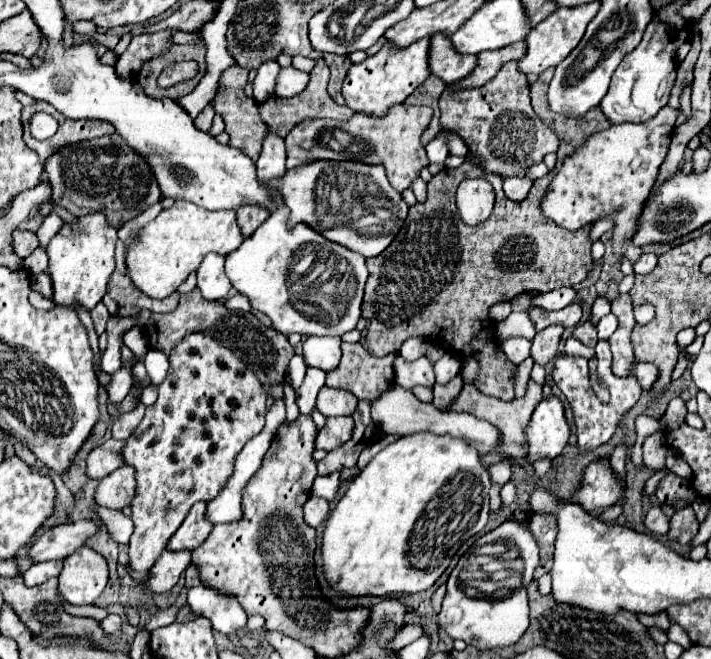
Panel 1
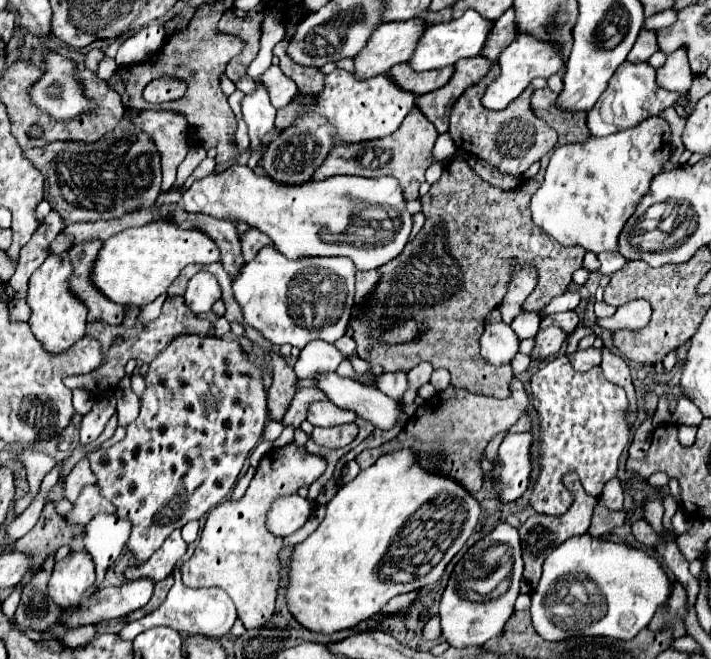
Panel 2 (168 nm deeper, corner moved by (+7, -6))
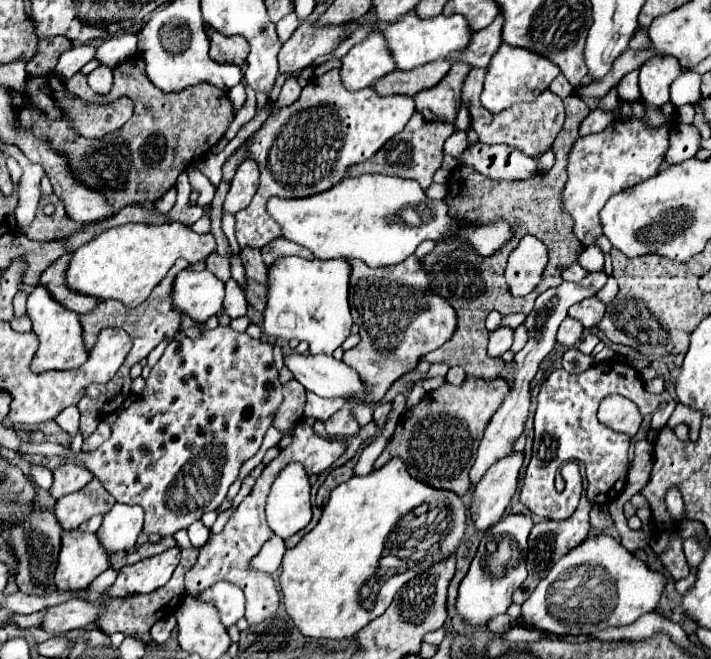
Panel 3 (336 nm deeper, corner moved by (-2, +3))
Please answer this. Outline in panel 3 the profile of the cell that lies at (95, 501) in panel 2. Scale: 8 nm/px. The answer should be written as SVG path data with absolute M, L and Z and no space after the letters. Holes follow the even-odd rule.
M92 479L78 493L64 495L54 505L54 515L62 529L76 529L94 515L104 515L114 507L114 497L106 493L98 479Z

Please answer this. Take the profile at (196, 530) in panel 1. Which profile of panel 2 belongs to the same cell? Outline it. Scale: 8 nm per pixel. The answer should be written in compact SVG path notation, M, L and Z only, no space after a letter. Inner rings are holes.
M173 530L173 534L163 542L163 546L141 566L131 566L125 570L127 580L135 580L135 578L155 578L155 582L167 578L173 568L177 566L177 562L183 558L183 554L187 552L187 542L181 536L181 530Z

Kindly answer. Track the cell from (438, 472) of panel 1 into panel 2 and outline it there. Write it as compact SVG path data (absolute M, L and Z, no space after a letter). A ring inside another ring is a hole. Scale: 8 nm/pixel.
M397 450L391 454L383 454L377 458L377 462L373 466L369 466L369 470L359 472L359 476L347 484L343 484L339 488L339 492L333 496L333 500L327 504L327 514L323 518L323 522L319 524L319 528L301 544L297 544L297 548L293 550L293 560L291 560L291 584L289 584L289 592L287 592L287 600L289 600L289 610L293 612L293 616L297 618L297 622L301 622L301 626L309 628L309 630L317 630L317 632L337 632L343 628L353 628L357 626L361 620L377 614L381 610L381 606L385 606L391 598L399 596L399 594L407 594L413 590L421 590L425 586L437 584L445 566L451 562L451 558L465 546L467 538L475 532L475 528L479 526L479 518L481 518L481 506L479 502L473 498L473 494L463 488L457 480L453 480L449 474L441 474L441 472L431 472L425 470L419 462L419 454L415 450Z

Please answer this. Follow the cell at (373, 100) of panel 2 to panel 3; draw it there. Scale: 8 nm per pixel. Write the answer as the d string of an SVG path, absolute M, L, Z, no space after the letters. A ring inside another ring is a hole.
M332 69L316 79L312 77L308 85L302 89L302 95L298 101L274 111L268 117L268 121L262 125L262 129L246 141L246 149L248 149L246 157L256 161L260 169L260 187L252 203L246 209L236 213L236 241L240 249L244 247L262 249L264 245L282 237L280 225L272 221L272 217L266 211L266 201L270 197L276 195L282 199L302 199L302 197L310 197L332 189L346 177L348 167L368 161L386 141L390 141L396 133L400 133L406 127L412 113L414 113L412 97L402 97L402 95L378 97L372 87L362 91L344 89L338 77L338 69Z

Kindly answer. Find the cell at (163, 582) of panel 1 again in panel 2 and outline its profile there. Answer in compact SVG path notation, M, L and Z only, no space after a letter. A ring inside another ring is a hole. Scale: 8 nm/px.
M137 578L133 582L125 582L117 588L101 588L87 602L67 618L69 626L81 624L97 624L111 618L121 618L137 608L143 608L155 590L155 582L151 578Z

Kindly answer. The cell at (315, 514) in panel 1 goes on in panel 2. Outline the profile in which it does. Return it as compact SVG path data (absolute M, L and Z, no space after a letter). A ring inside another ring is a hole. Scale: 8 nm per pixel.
M293 494L289 498L279 498L267 514L267 526L277 536L289 536L297 532L313 514L317 502Z

